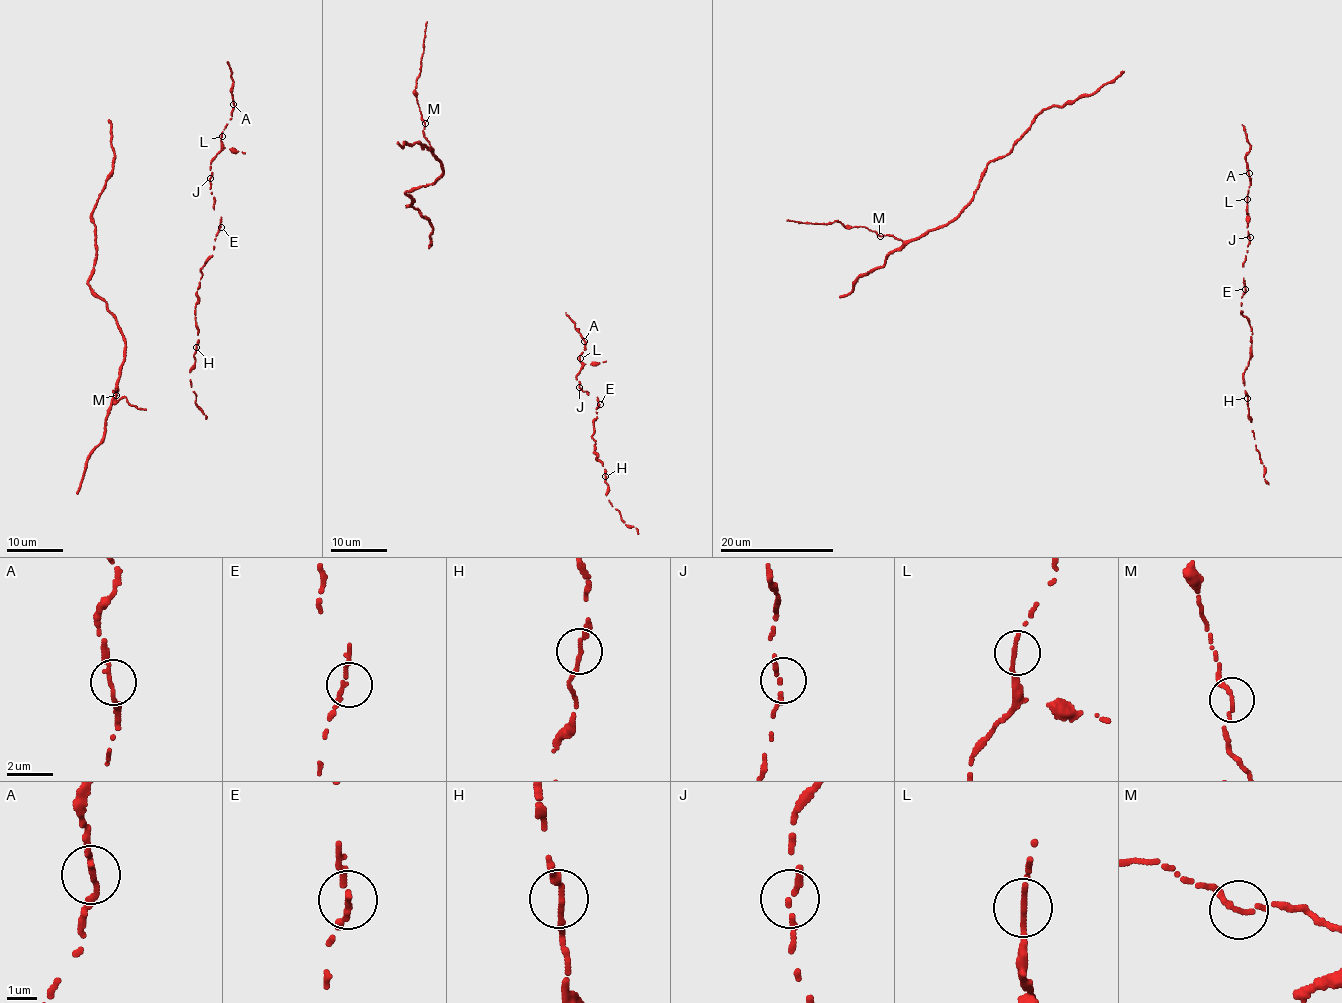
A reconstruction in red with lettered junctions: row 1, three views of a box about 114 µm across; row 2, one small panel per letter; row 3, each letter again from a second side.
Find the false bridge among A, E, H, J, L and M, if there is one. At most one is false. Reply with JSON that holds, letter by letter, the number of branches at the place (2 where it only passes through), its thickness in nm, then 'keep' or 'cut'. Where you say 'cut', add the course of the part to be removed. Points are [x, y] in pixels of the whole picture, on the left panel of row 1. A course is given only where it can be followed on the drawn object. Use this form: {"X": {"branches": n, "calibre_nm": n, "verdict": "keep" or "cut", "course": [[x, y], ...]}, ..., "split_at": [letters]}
{"A": {"branches": 2, "calibre_nm": 170, "verdict": "keep"}, "E": {"branches": 2, "calibre_nm": 180, "verdict": "keep"}, "H": {"branches": 2, "calibre_nm": 170, "verdict": "keep"}, "J": {"branches": 2, "calibre_nm": 170, "verdict": "keep"}, "L": {"branches": 2, "calibre_nm": 170, "verdict": "keep"}, "M": {"branches": 2, "calibre_nm": 170, "verdict": "keep"}, "split_at": []}

